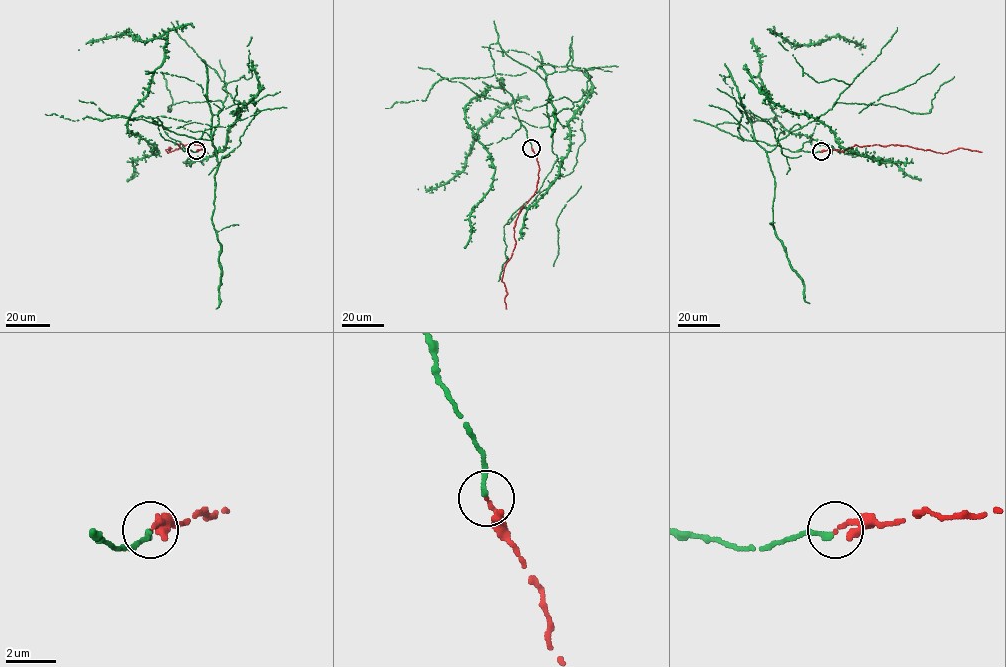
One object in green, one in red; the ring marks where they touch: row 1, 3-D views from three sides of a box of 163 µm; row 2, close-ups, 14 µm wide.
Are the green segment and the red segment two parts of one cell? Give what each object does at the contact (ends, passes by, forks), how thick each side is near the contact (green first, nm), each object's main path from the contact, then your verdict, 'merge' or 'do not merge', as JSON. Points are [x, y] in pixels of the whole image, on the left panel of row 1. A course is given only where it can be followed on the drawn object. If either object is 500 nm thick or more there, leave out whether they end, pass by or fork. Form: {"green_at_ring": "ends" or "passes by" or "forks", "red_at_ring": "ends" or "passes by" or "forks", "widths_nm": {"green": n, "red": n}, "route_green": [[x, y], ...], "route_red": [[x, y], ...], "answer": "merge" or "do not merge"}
{"green_at_ring": "ends", "red_at_ring": "ends", "widths_nm": {"green": 240, "red": 170}, "route_green": [[197, 151], [164, 139], [152, 122], [211, 140], [215, 151], [223, 103], [183, 101], [169, 111], [162, 73]], "route_red": [[197, 150], [205, 150], [203, 144], [181, 144], [177, 150], [168, 152], [165, 149], [170, 147], [170, 151]], "answer": "merge"}

